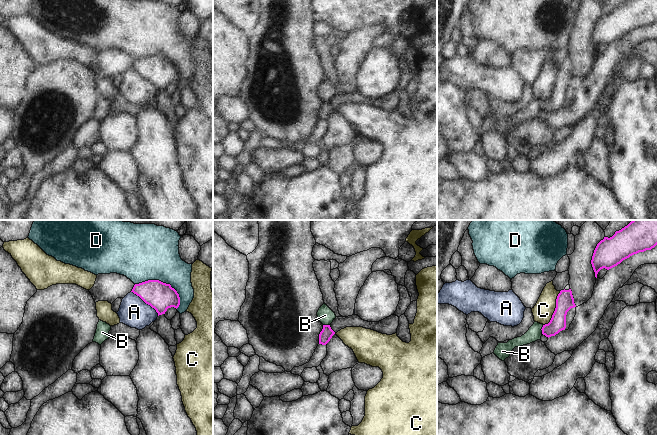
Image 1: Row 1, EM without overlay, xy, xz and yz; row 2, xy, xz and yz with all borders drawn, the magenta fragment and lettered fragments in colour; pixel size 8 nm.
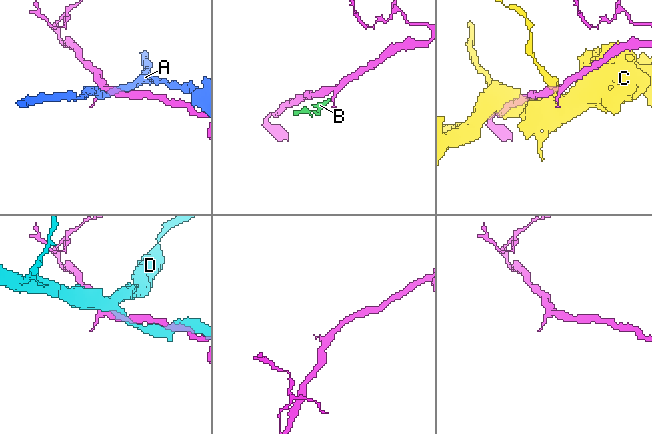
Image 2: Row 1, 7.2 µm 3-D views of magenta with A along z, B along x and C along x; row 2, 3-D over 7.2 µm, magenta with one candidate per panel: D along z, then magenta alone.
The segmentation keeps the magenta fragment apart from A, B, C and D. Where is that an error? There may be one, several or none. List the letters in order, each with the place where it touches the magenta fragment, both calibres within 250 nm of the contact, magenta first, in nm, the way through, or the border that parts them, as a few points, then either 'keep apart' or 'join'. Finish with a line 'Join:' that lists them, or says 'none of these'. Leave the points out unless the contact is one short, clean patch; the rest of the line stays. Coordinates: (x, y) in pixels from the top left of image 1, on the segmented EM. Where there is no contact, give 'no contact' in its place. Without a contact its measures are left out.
A: contact xy (146, 303); calibres 220 and 240 nm; keep apart
B: contact yz (541, 329); calibres 130 and 120 nm; way yz (557, 323), (551, 329), (541, 329), (534, 333); join
C: contact yz (555, 309); calibres 140 and 160 nm; keep apart
D: contact xy (162, 282); calibres 220 and 440 nm; keep apart
Join: B

